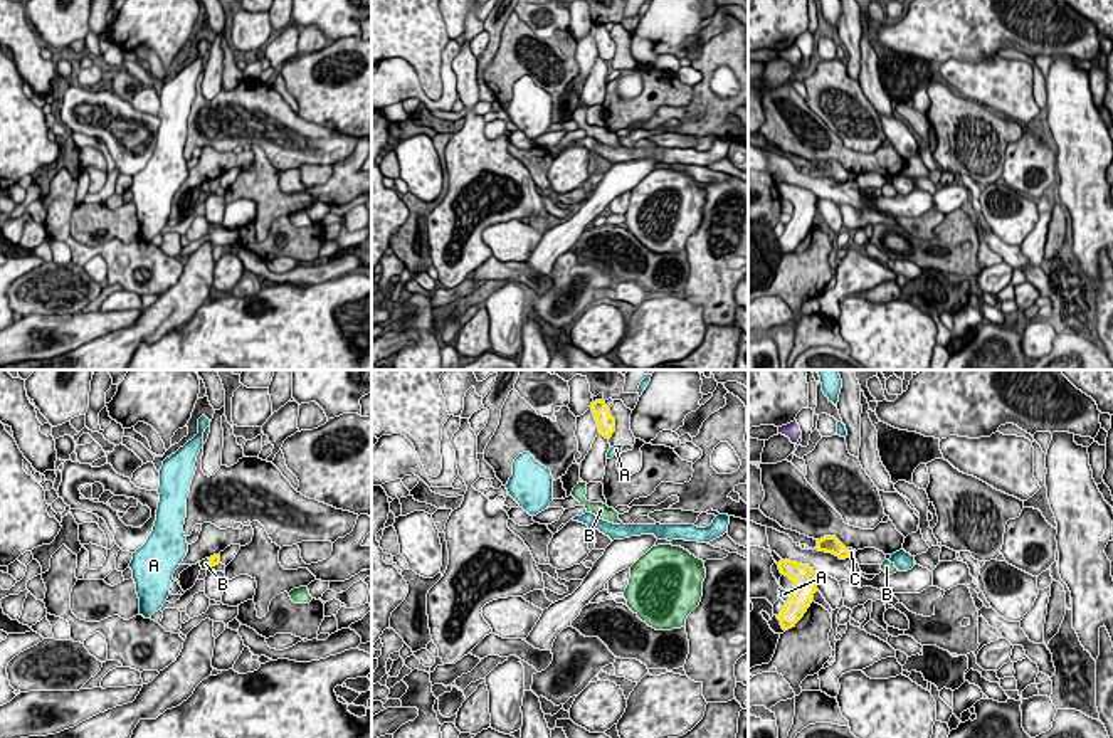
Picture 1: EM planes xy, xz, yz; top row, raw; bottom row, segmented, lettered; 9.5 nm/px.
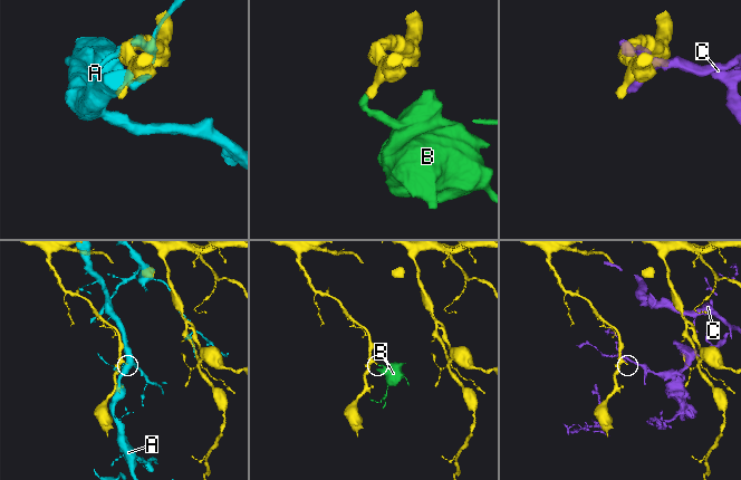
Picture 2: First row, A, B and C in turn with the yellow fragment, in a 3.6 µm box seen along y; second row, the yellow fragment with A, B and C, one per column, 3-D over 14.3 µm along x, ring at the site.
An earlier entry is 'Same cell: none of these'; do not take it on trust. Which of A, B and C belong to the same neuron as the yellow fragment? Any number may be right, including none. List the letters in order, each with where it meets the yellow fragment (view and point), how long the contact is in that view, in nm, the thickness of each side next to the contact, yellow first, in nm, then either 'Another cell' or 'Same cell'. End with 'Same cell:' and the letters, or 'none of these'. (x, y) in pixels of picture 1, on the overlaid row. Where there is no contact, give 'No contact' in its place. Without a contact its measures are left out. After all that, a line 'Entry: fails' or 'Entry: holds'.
A: Touches yellow at yz (791, 597). Shared border 130 nm. Thickness 220 nm (yellow) against 100 nm. Another cell
B: Touches yellow at xy (210, 562). Shared border 100 nm. Thickness 100 nm (yellow) against 100 nm. Another cell
C: Touches yellow at yz (848, 553). Shared border 130 nm. Thickness 160 nm (yellow) against 60 nm. Another cell
Same cell: none of these
Entry: holds

